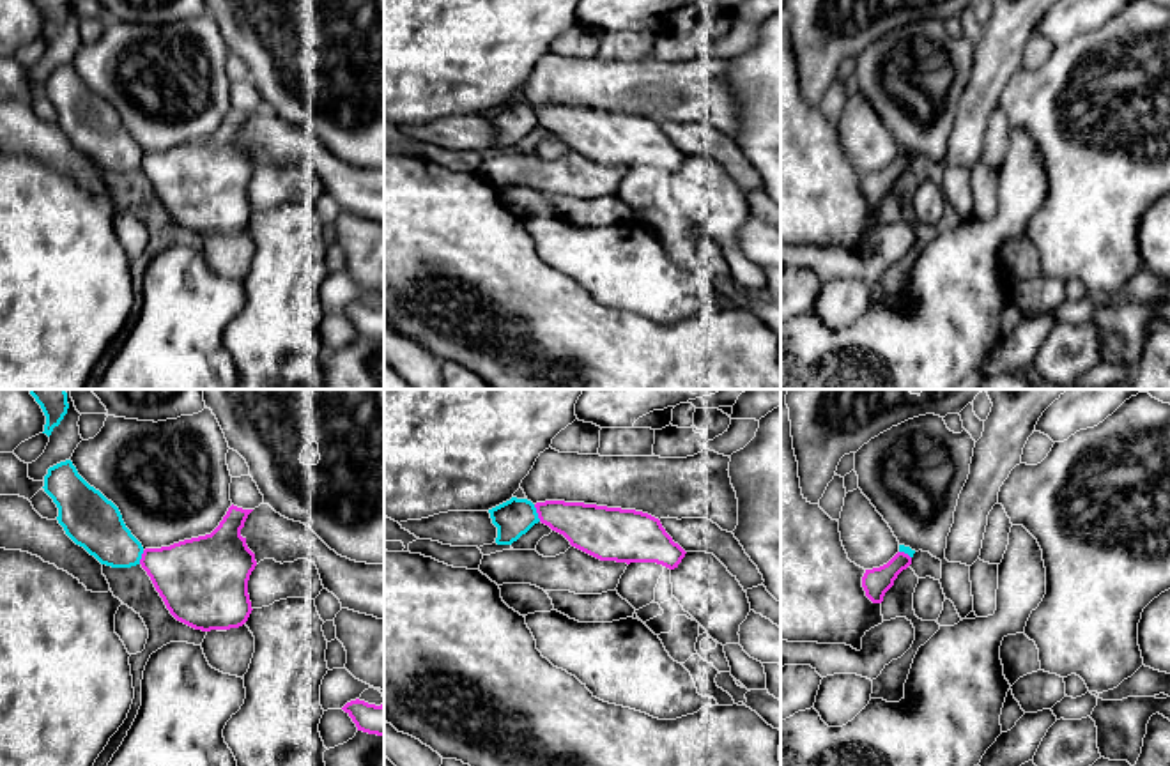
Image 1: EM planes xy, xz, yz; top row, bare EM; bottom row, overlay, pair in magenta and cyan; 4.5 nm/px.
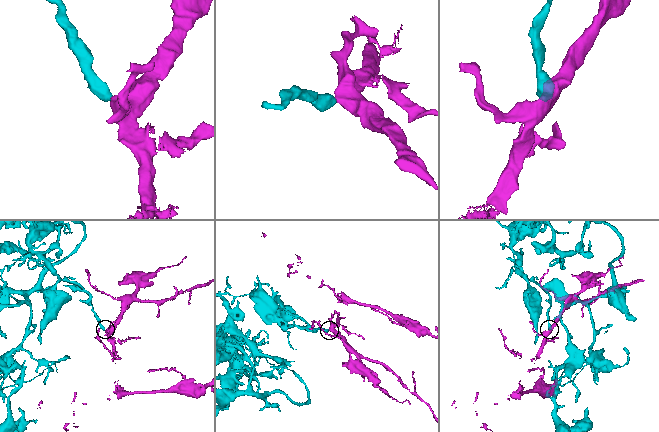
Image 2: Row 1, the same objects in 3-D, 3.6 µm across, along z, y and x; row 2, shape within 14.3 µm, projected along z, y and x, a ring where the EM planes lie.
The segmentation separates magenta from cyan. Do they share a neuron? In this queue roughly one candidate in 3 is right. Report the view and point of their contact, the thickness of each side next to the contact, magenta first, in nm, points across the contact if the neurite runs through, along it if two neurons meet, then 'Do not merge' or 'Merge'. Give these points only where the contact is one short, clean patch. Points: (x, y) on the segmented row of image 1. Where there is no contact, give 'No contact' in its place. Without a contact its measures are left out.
Touches magenta at xz (537, 512). Thickness 220 nm (magenta) against 170 nm. Boundary: xz (533, 505), (540, 520). Do not merge

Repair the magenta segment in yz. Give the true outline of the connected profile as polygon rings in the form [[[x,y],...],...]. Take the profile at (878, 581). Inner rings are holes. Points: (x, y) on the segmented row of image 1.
[[[897,552],[887,564],[866,570],[862,587],[873,603],[881,603],[885,593],[894,586],[897,575],[912,564],[912,557]]]

